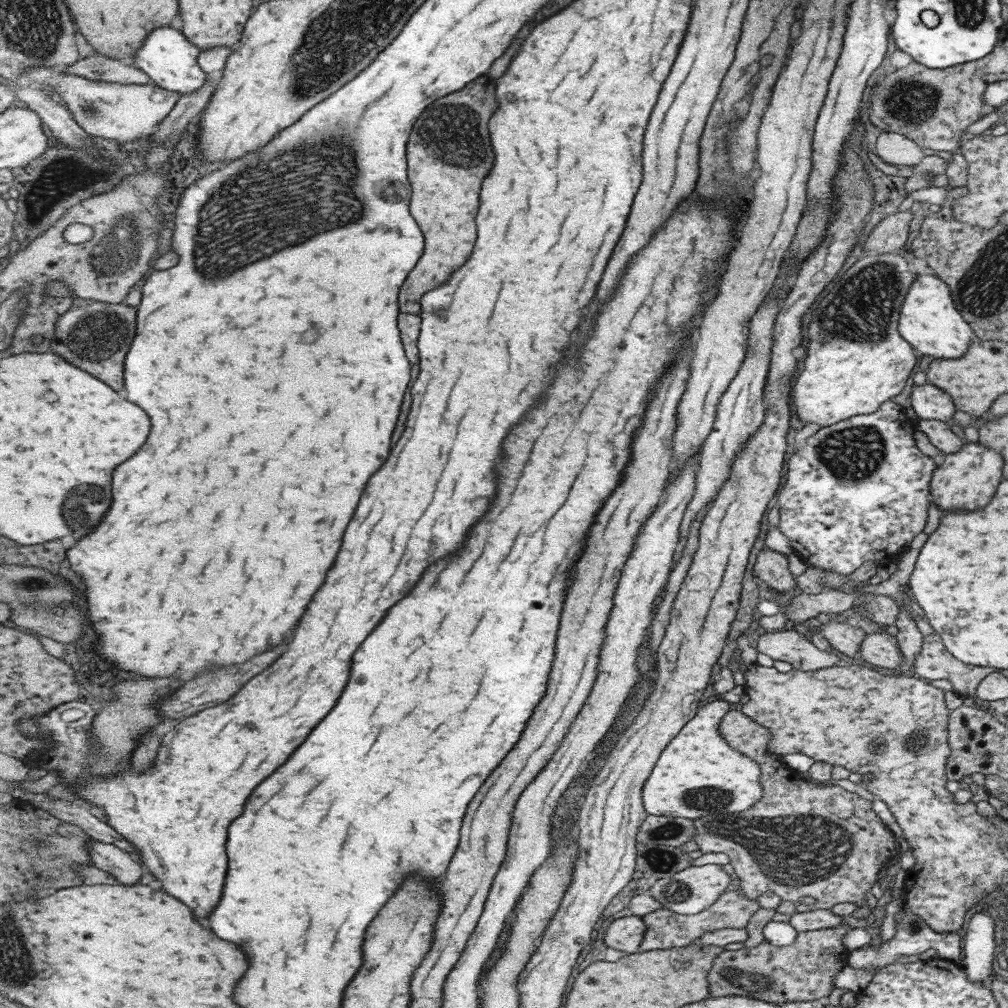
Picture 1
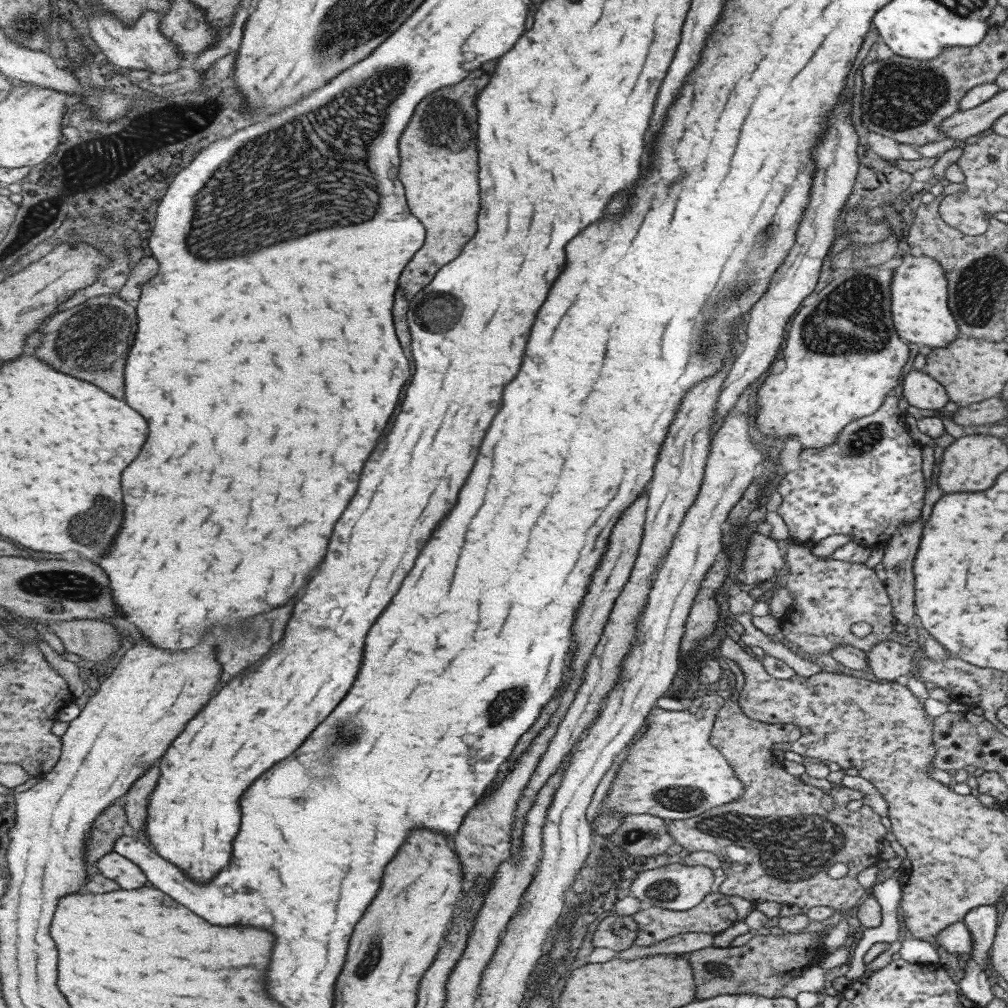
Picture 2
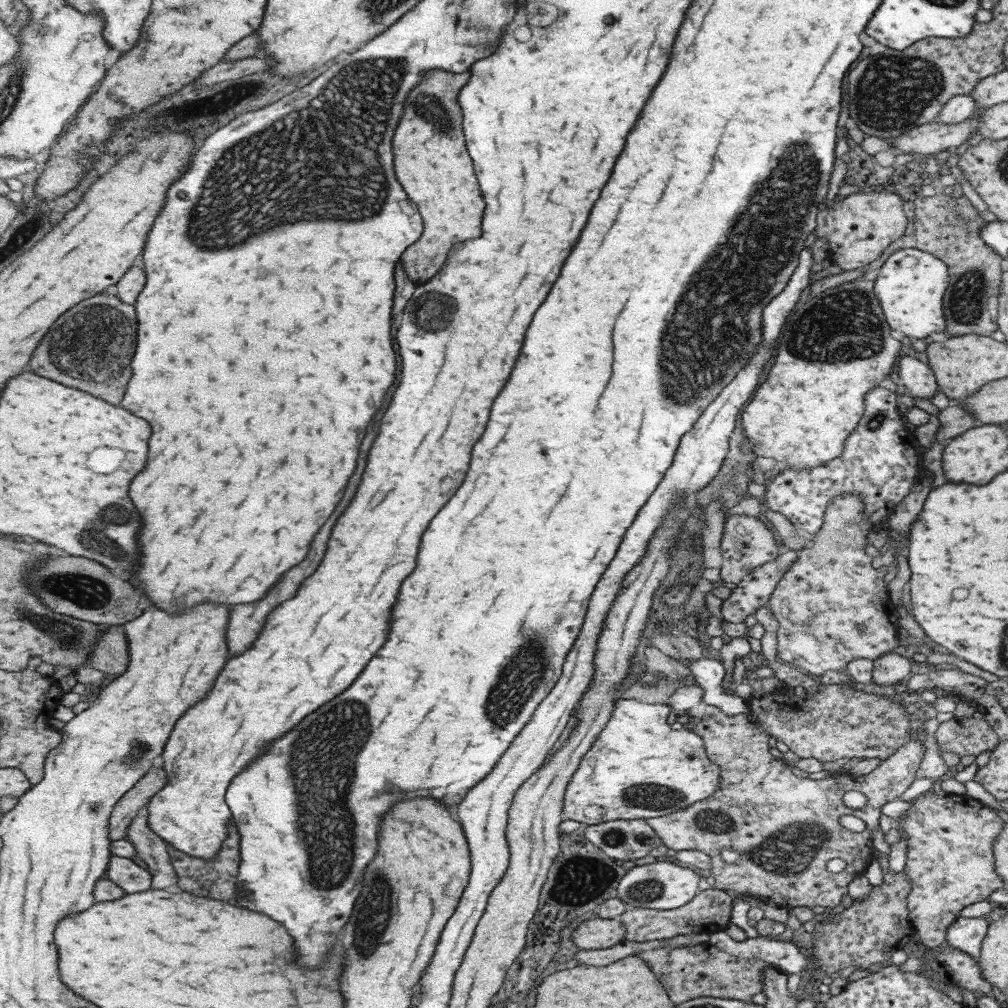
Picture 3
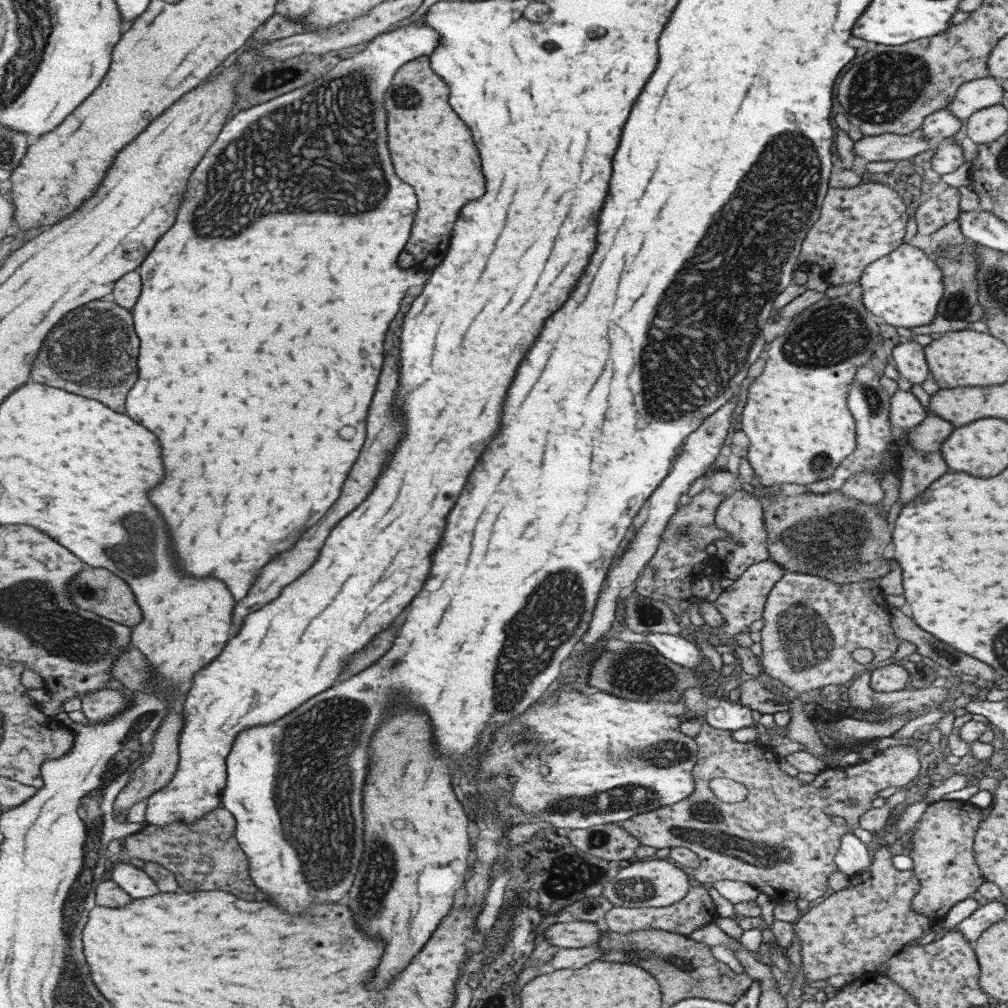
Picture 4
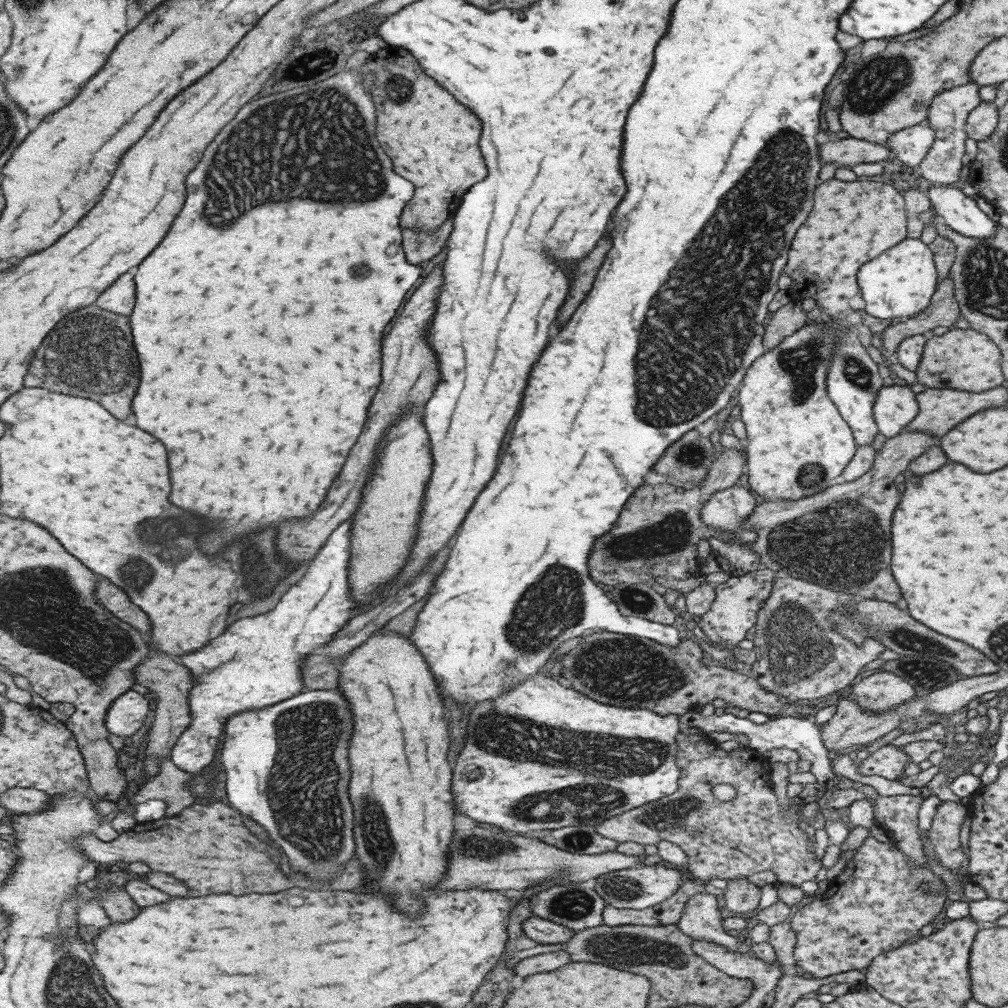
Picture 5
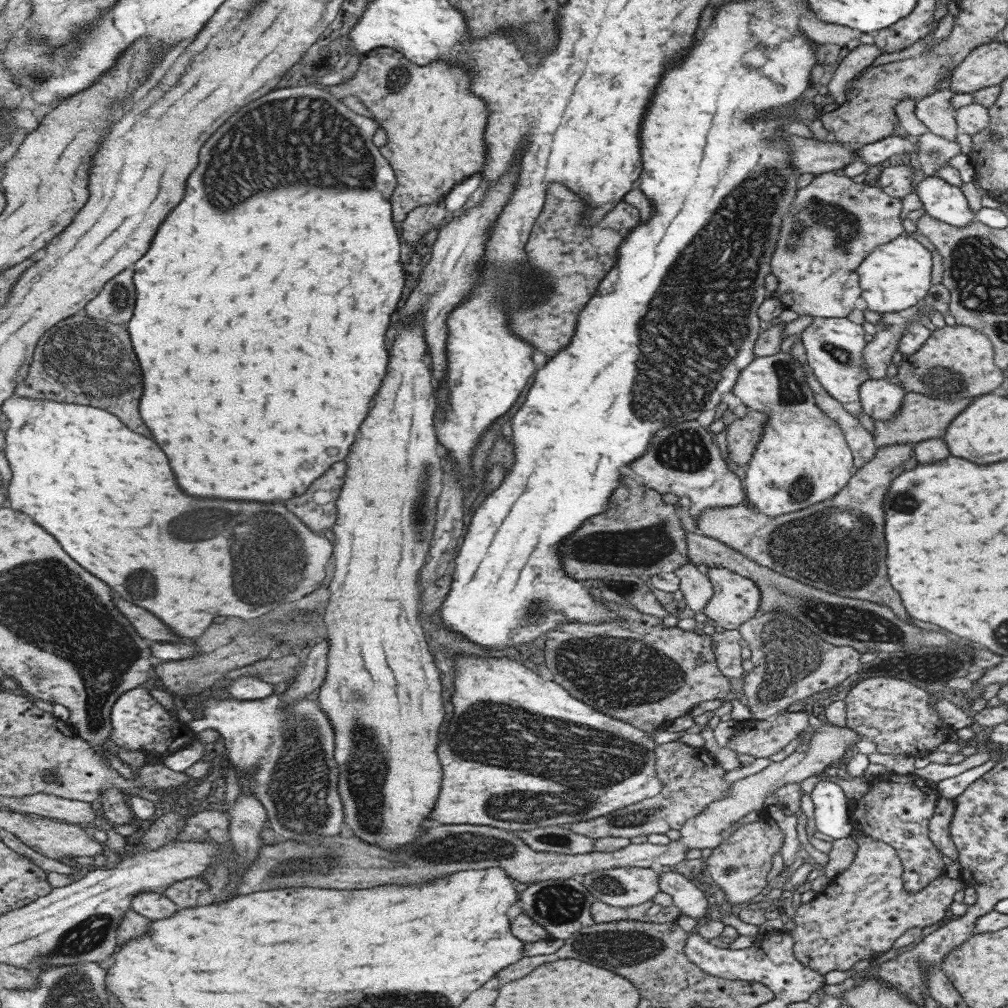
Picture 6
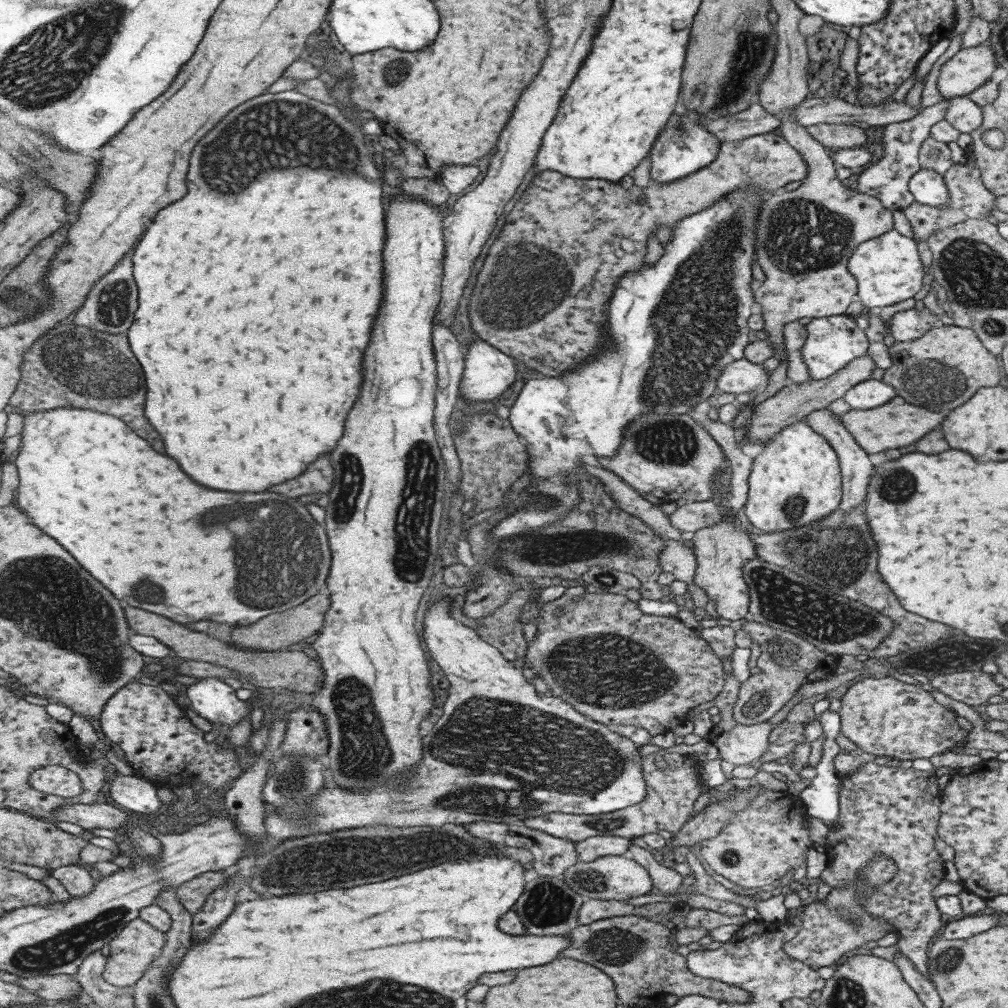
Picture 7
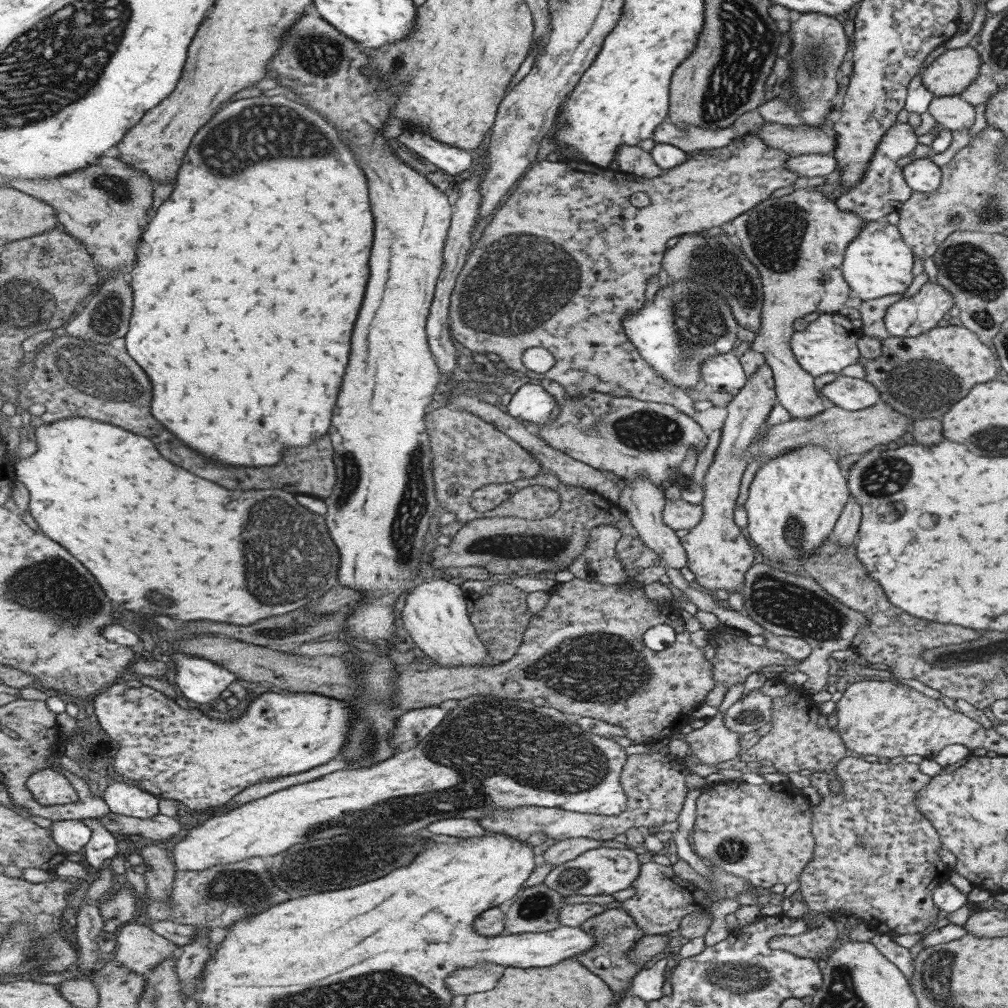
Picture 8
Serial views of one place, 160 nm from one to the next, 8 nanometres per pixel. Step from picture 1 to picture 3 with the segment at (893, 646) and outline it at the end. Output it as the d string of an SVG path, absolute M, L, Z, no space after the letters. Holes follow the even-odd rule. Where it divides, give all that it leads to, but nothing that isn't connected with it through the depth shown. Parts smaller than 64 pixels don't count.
M894 650L872 660L871 676L876 685L895 685L909 675L911 663L908 652Z

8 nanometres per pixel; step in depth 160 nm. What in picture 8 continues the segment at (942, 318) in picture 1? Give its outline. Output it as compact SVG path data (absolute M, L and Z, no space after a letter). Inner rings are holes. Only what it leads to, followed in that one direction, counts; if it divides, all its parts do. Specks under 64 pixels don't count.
M884 219L867 221L861 230L844 248L841 272L854 296L862 301L881 298L890 294L901 293L909 286L912 277L914 255L903 241L896 226L891 226Z

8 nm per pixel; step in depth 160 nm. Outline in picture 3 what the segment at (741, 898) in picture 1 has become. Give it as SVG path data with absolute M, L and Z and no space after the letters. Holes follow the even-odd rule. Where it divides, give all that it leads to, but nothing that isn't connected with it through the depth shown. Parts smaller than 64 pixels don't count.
M711 887L697 891L693 898L679 908L671 910L653 910L649 908L627 908L617 919L624 928L624 941L647 942L661 938L671 938L687 933L723 932L729 924L732 898L719 889Z

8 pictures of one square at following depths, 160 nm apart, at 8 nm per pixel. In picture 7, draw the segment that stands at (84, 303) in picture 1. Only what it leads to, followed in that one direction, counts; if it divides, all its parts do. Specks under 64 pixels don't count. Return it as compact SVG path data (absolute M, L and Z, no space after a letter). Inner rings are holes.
M72 319L51 328L24 354L22 379L10 405L23 413L75 406L116 415L129 422L141 438L149 438L161 454L167 454L161 434L145 416L149 382L145 382L145 368L133 356L127 338L128 334L108 334L77 326Z

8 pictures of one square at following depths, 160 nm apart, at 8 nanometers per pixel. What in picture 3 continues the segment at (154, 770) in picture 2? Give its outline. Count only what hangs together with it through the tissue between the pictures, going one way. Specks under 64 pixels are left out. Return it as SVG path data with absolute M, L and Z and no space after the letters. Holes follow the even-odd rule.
M147 808L131 823L127 838L136 846L137 855L149 867L153 877L153 889L175 888L181 883L178 872L171 862L167 843L148 823Z

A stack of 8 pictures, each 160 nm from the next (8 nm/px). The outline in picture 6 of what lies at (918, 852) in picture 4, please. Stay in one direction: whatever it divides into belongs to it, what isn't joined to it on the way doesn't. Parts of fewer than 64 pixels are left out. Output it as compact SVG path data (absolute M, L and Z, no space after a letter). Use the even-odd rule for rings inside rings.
M939 796L928 823L929 840L943 856L947 856L952 861L957 858L957 851L948 831L948 826L953 820L953 810L955 810L953 799Z

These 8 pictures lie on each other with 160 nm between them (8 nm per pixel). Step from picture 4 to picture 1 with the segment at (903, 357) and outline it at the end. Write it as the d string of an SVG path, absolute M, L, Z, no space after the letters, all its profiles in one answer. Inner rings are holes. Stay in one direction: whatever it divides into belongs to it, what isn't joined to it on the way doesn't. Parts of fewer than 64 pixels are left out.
M927 382L913 385L908 402L916 419L949 422L954 410L952 398L943 390Z

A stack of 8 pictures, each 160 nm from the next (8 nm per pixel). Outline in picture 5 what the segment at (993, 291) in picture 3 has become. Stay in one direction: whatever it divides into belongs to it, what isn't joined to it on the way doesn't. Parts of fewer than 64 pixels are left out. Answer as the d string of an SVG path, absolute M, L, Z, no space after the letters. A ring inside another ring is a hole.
M947 277L936 285L930 303L920 313L903 318L897 324L890 324L881 335L880 354L892 358L899 343L908 337L922 335L934 328L955 329L957 318L961 318L958 304L953 296L953 281Z

